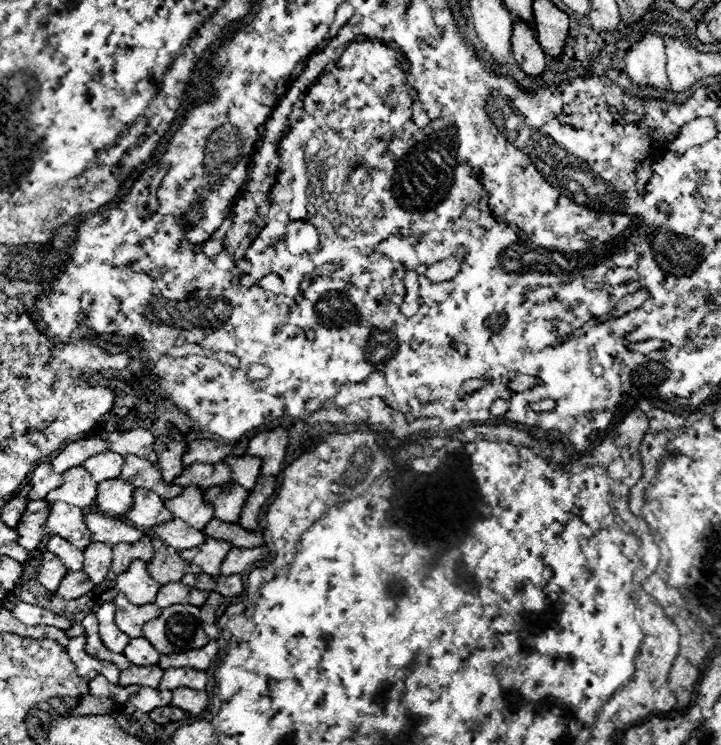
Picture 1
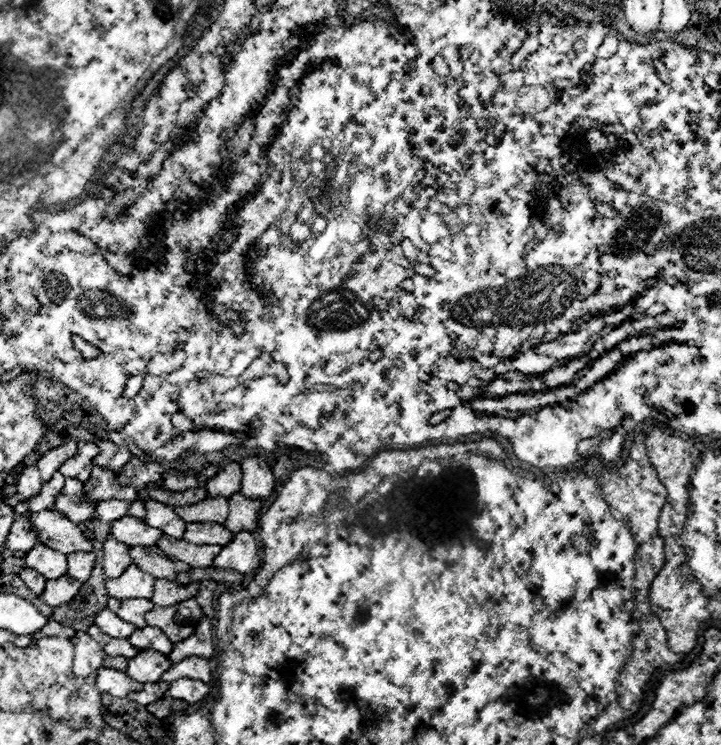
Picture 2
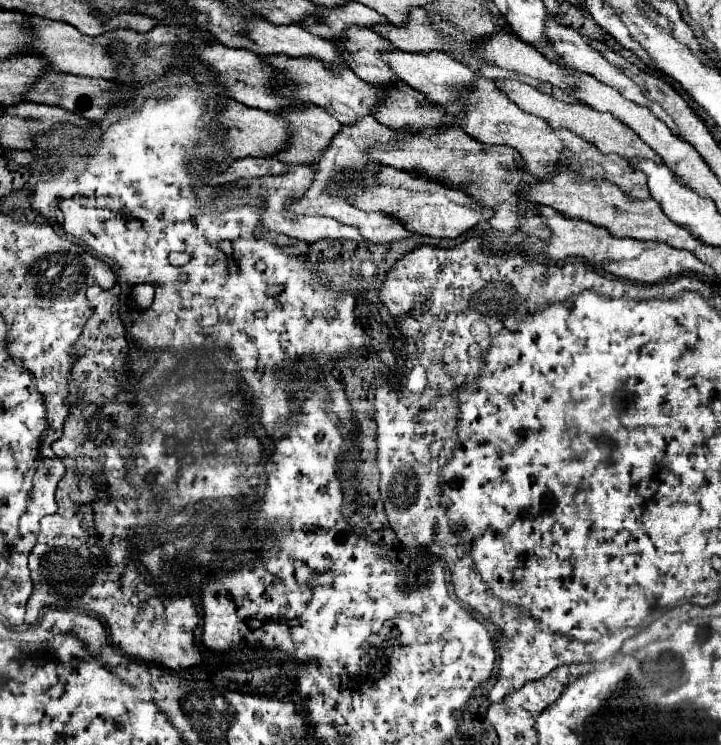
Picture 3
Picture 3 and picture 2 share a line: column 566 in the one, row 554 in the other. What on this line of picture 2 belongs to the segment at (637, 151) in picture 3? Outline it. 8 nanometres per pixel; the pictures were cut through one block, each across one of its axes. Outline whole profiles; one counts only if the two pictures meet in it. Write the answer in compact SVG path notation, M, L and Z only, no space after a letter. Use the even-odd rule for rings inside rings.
M106 538L102 546L102 562L104 562L102 568L106 578L118 578L132 564L128 550L130 546L124 546L122 542L116 542L114 538Z

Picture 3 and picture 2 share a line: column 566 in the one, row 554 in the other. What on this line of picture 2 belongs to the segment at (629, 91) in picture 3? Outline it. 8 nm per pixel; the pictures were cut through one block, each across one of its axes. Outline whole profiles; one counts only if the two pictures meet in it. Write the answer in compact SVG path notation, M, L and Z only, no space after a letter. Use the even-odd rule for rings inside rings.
M40 544L26 554L26 568L34 568L46 580L56 580L68 574L66 554L56 554L56 550L48 550L48 546Z

